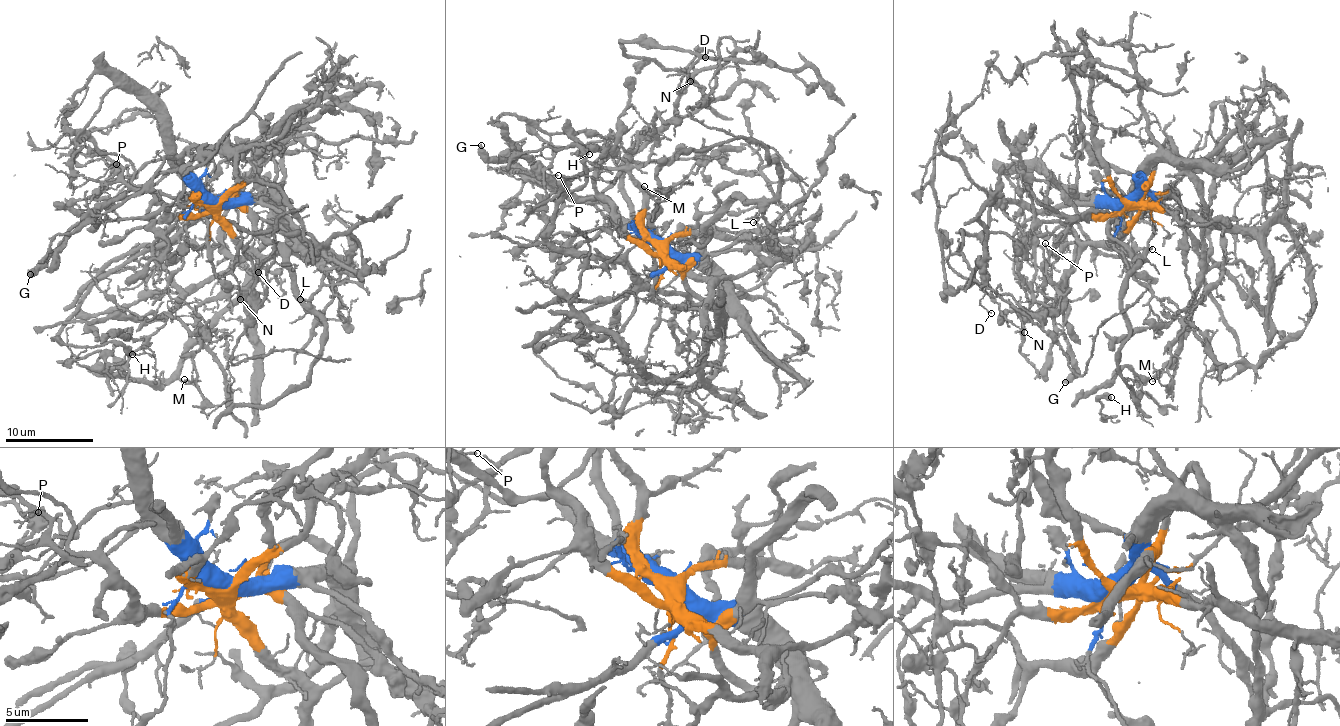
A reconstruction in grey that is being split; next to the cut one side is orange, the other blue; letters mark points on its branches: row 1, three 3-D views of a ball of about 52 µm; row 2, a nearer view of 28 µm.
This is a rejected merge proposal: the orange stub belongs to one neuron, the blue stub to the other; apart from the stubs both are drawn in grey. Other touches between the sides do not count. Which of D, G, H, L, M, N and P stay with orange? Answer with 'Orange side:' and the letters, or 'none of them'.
Orange side: G, H, L, M, P

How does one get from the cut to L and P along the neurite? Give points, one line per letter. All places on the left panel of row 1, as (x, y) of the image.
L: (212, 205), (246, 207), (277, 224), (309, 259), (318, 259), (323, 284), (314, 294), (299, 299)
P: (212, 205), (198, 200), (200, 187), (177, 197), (138, 191), (120, 182), (105, 183), (103, 175), (116, 164)

